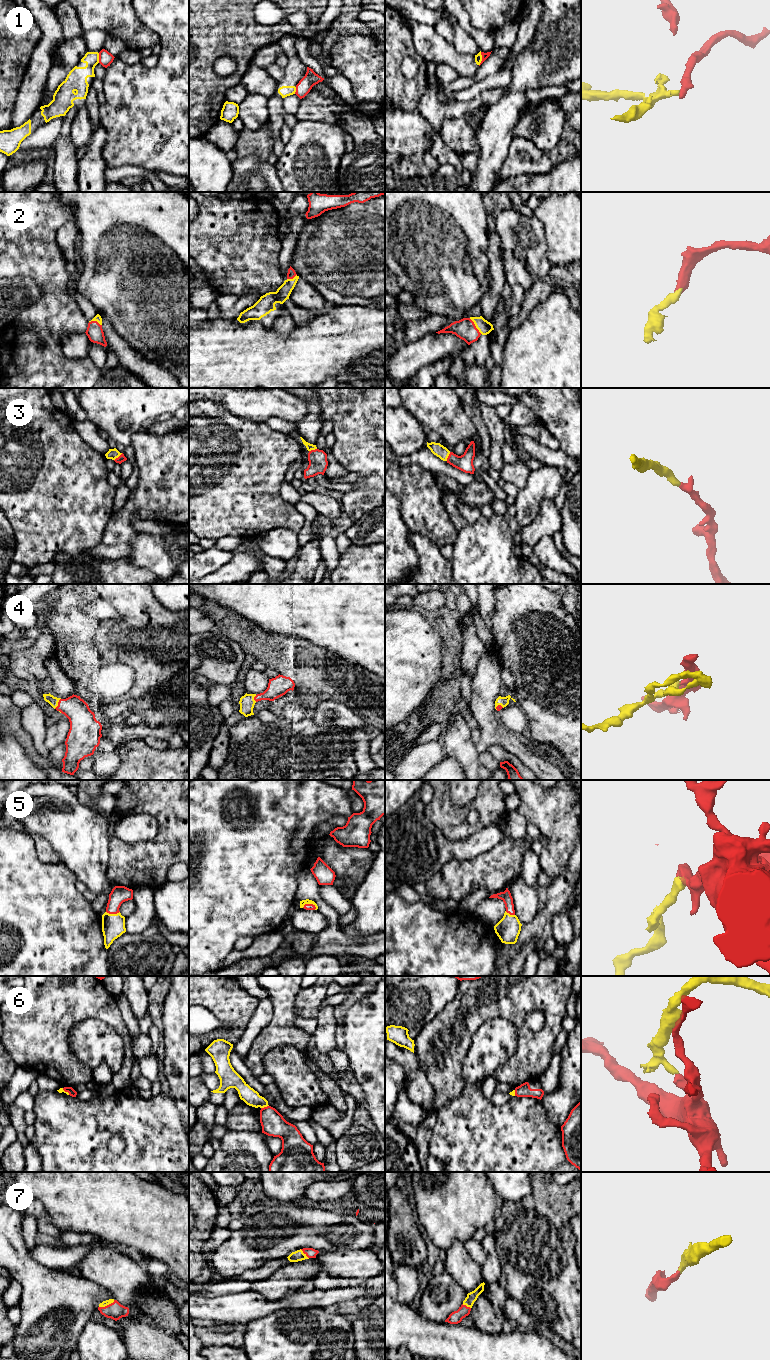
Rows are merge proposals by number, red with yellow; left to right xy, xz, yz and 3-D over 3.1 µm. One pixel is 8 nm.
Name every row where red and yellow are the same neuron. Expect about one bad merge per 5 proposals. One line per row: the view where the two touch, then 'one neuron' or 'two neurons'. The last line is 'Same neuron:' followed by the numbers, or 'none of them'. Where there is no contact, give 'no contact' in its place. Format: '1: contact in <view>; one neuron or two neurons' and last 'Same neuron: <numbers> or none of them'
1: contact in yz; two neurons
2: contact in yz; one neuron
3: contact in yz; one neuron
4: contact in xy; one neuron
5: contact in xz; one neuron
6: contact in xz; two neurons
7: contact in xy; one neuron
Same neuron: 2, 3, 4, 5, 7

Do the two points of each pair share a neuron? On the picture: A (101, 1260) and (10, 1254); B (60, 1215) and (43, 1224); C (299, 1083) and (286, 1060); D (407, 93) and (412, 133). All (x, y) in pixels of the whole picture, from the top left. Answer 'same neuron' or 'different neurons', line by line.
A: different neurons
B: different neurons
C: same neuron
D: different neurons

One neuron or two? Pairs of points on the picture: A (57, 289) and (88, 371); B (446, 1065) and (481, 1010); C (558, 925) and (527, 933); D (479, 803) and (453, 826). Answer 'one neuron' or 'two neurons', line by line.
A: one neuron
B: one neuron
C: two neurons
D: one neuron

